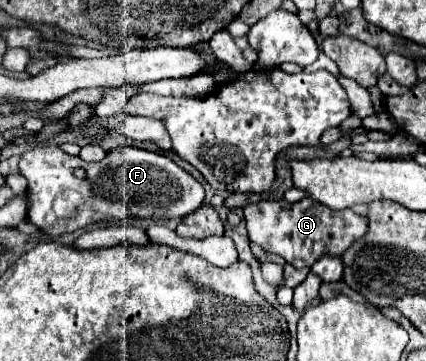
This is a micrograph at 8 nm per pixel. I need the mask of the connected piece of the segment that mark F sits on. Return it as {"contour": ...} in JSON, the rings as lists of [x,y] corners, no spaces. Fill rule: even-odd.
{"contour":[[[40,145],[22,155],[20,173],[28,179],[28,197],[32,201],[28,219],[50,237],[114,219],[146,219],[150,223],[182,219],[204,203],[204,187],[190,173],[166,155],[138,147],[116,147],[102,161],[90,163],[64,153],[60,147]],[[76,167],[86,169],[86,177],[78,179],[78,201],[56,201],[62,199],[62,193],[76,189],[72,173]]]}

